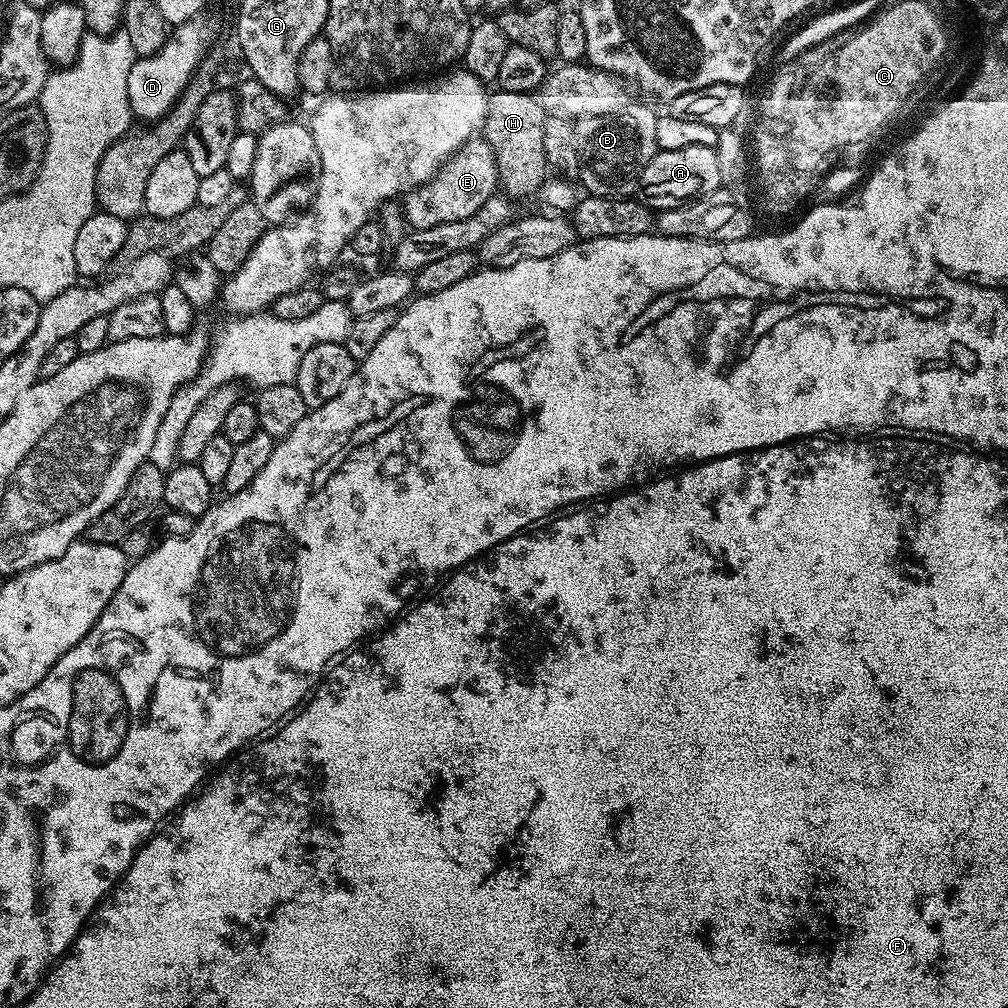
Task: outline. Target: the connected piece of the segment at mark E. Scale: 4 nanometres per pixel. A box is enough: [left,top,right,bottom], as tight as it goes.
[404,138,497,230]

